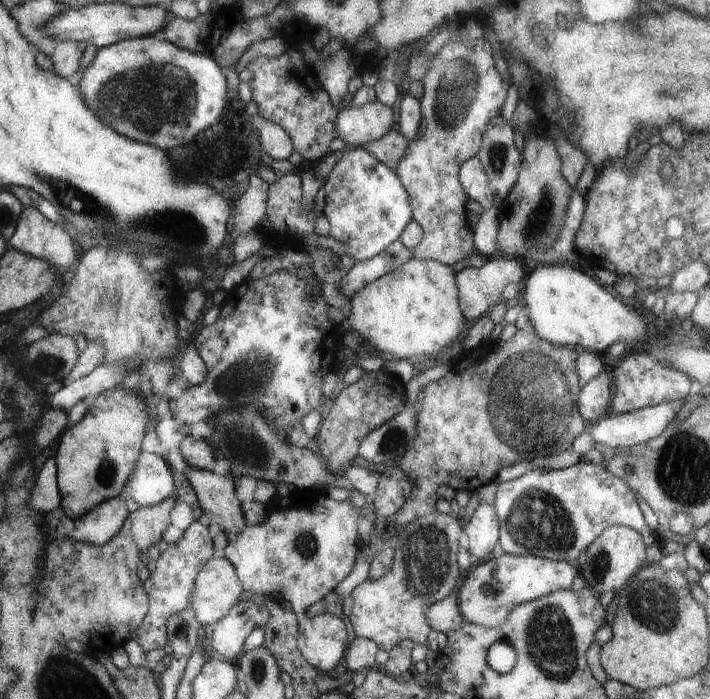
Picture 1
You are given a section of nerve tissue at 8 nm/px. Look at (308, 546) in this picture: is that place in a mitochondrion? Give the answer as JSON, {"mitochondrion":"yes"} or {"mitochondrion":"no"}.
{"mitochondrion":"yes"}

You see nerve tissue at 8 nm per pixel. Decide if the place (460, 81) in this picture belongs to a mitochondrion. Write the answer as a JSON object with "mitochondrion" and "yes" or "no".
{"mitochondrion":"yes"}

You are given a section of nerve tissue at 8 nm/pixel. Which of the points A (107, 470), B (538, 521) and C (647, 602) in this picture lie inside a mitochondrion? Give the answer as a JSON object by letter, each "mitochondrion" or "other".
{"A":"mitochondrion","B":"mitochondrion","C":"mitochondrion"}

